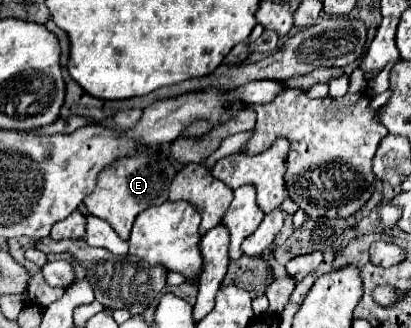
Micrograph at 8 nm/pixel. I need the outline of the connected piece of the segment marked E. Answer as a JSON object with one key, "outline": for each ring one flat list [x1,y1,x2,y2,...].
{"outline":[[161,151,133,153,129,157,117,159,97,175,97,185,93,193,85,197,83,205,91,215,105,219,117,231,117,235,127,241,135,217,147,207,155,207,167,201,169,185,175,175,177,175,177,169]]}

